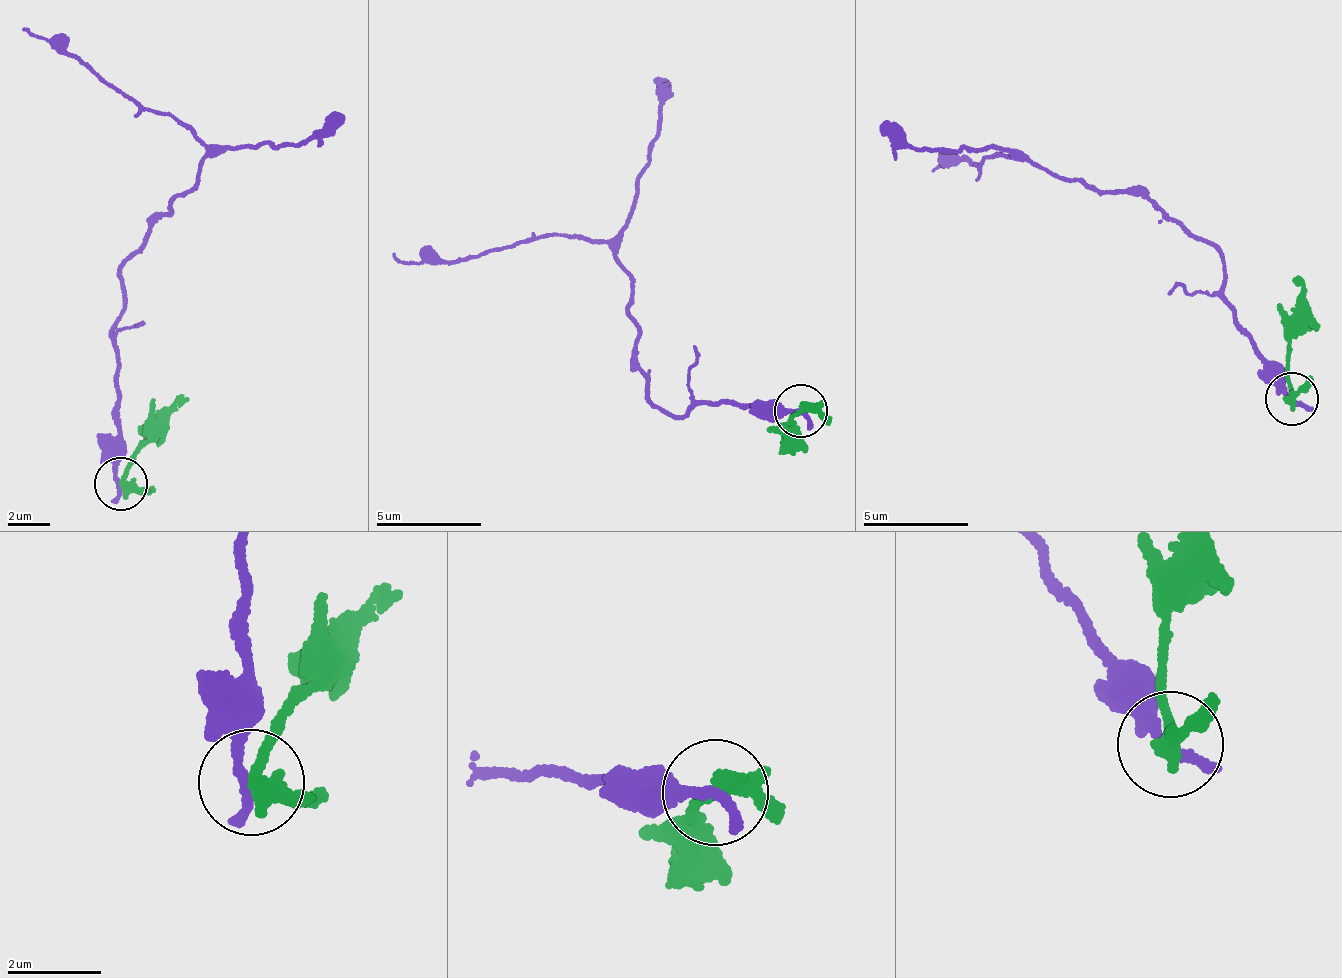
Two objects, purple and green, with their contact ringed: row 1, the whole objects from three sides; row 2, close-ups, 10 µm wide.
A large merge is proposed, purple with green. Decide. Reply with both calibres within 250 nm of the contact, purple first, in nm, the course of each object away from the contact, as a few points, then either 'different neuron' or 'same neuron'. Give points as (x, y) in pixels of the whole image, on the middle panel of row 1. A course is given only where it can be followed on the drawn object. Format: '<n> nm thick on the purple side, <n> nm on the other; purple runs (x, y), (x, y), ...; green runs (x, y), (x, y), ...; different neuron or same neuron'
280 nm thick on the purple side, 280 nm on the other; purple runs (800, 409), (698, 402), (682, 419), (651, 400), (631, 273), (606, 245), (549, 231), (465, 260), (396, 255); green runs (800, 409), (789, 418), (786, 449), (789, 438); different neuron

